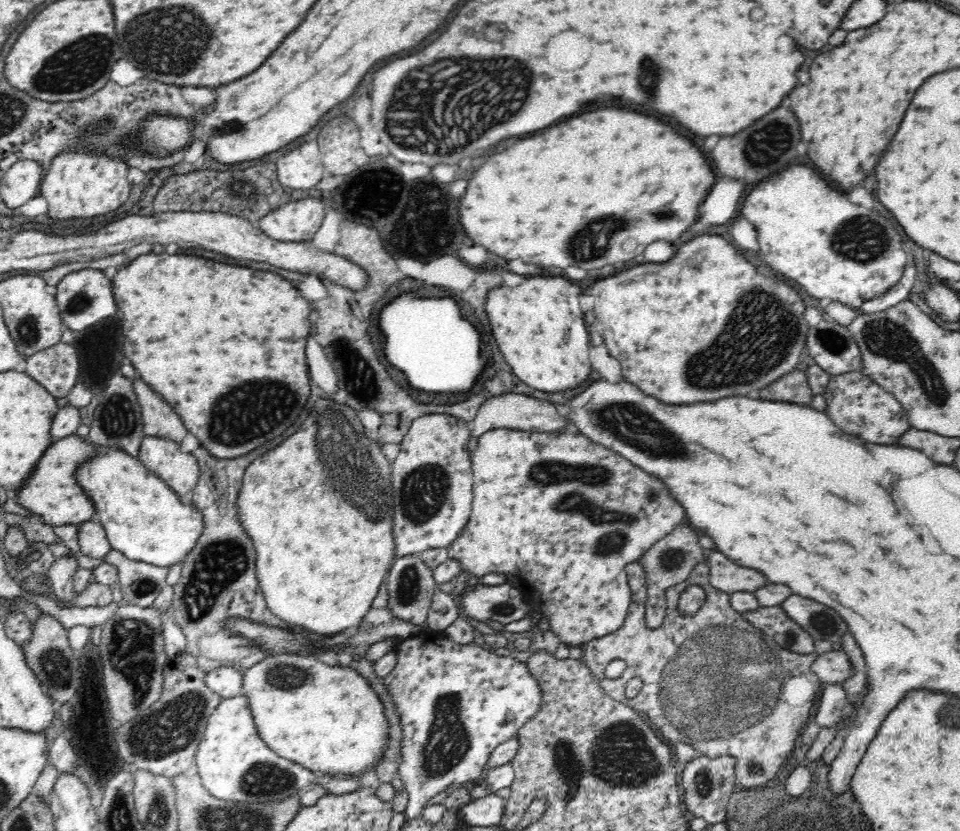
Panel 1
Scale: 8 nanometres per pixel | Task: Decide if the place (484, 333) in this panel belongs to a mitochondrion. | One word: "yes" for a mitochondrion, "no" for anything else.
no

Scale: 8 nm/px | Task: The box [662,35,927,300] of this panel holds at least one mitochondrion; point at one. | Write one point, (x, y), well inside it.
(863, 238)

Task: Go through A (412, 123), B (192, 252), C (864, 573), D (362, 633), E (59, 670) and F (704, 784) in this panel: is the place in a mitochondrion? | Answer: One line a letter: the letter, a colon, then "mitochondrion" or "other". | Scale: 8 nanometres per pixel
A: mitochondrion
B: other
C: other
D: other
E: mitochondrion
F: mitochondrion

